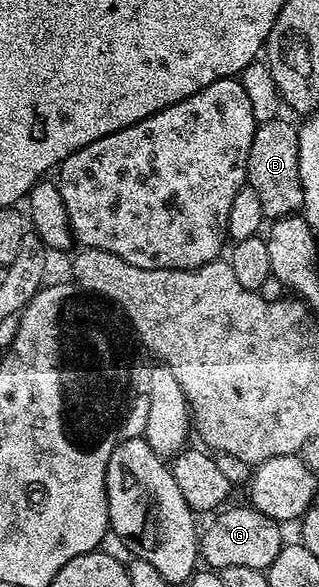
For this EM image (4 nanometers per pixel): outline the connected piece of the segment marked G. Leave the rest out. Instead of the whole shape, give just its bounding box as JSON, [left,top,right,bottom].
[199,506,283,570]

